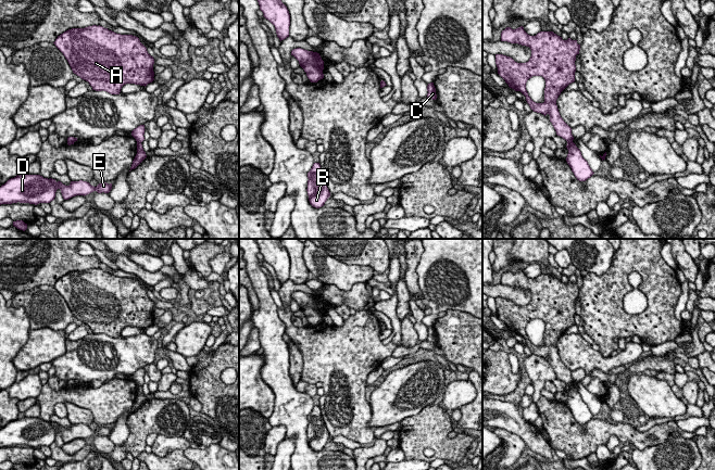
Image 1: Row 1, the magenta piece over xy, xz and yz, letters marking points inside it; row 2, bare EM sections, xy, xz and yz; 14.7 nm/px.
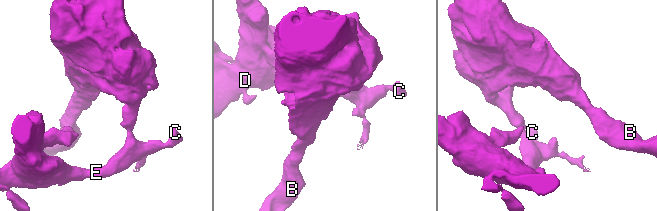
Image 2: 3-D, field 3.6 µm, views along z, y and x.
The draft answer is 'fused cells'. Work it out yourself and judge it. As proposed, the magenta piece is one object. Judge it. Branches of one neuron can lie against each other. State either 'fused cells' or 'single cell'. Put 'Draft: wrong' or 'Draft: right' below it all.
fused cells
Draft: right

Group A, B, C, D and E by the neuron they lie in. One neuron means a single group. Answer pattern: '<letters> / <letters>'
A B / C D E

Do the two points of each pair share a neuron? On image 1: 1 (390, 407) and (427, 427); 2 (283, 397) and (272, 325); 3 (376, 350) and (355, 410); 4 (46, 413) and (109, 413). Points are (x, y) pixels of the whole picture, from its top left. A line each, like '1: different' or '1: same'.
1: different
2: same
3: same
4: same

